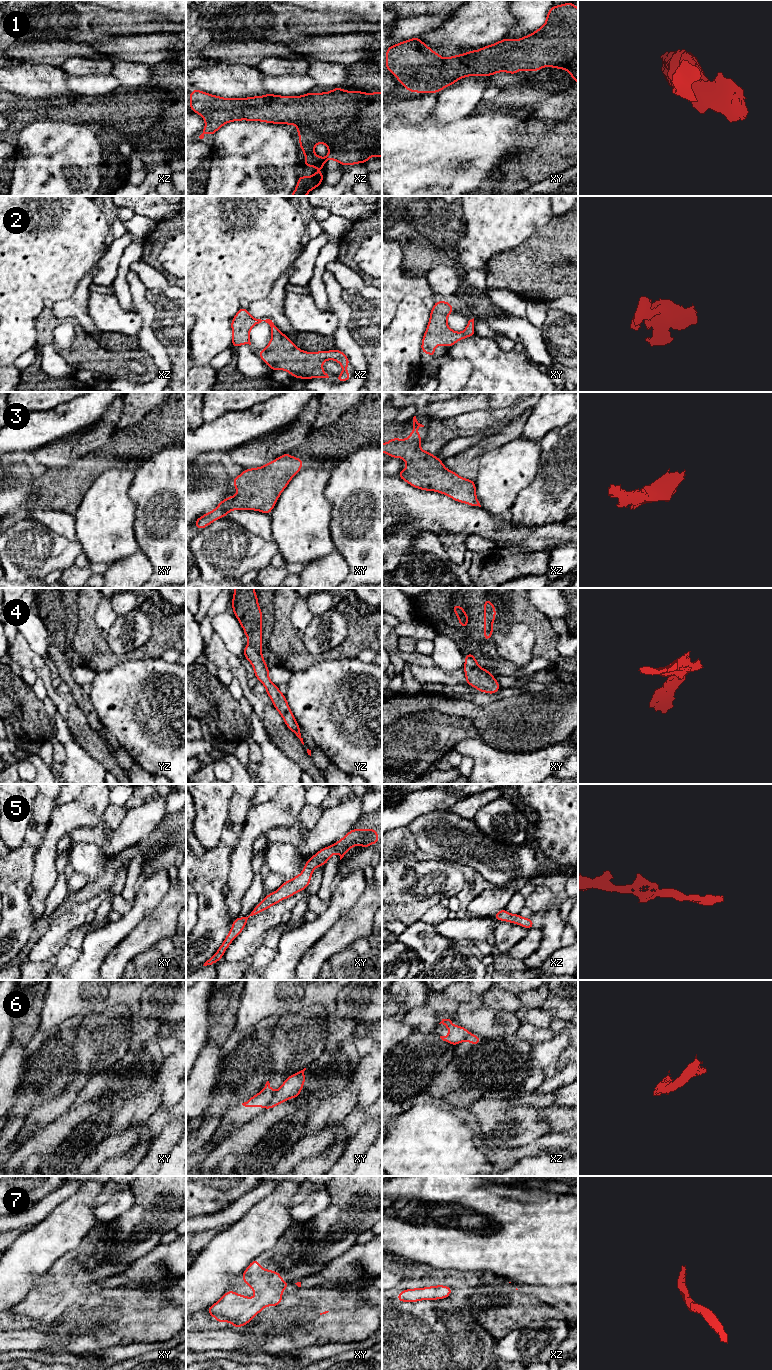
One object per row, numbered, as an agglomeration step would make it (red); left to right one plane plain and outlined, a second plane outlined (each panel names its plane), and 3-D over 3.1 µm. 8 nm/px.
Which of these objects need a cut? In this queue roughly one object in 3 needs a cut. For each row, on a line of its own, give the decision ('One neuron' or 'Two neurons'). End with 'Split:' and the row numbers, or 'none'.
1: One neuron
2: One neuron
3: One neuron
4: One neuron
5: One neuron
6: Two neurons
7: One neuron
Split: 6

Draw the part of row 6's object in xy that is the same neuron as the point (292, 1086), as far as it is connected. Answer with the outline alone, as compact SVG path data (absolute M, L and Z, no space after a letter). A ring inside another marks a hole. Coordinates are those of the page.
M306 1068L286 1078L266 1109L271 1109L291 1098L299 1097L306 1080L305 1070Z

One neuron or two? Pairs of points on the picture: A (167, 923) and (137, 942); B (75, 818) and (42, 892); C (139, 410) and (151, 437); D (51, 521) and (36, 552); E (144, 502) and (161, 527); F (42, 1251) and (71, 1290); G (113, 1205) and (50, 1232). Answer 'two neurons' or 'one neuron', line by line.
A: one neuron
B: one neuron
C: two neurons
D: two neurons
E: one neuron
F: two neurons
G: two neurons

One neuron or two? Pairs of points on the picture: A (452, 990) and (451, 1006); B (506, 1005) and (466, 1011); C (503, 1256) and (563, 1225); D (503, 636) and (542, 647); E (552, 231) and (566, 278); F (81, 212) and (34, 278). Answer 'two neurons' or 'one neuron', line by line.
A: two neurons
B: two neurons
C: one neuron
D: two neurons
E: one neuron
F: one neuron

